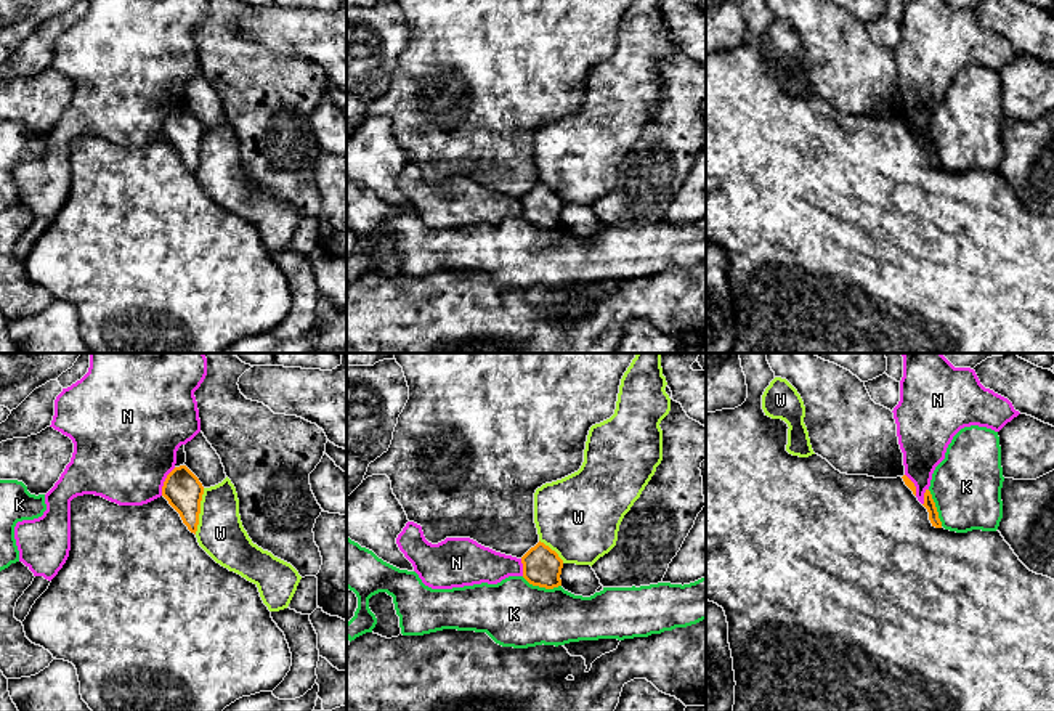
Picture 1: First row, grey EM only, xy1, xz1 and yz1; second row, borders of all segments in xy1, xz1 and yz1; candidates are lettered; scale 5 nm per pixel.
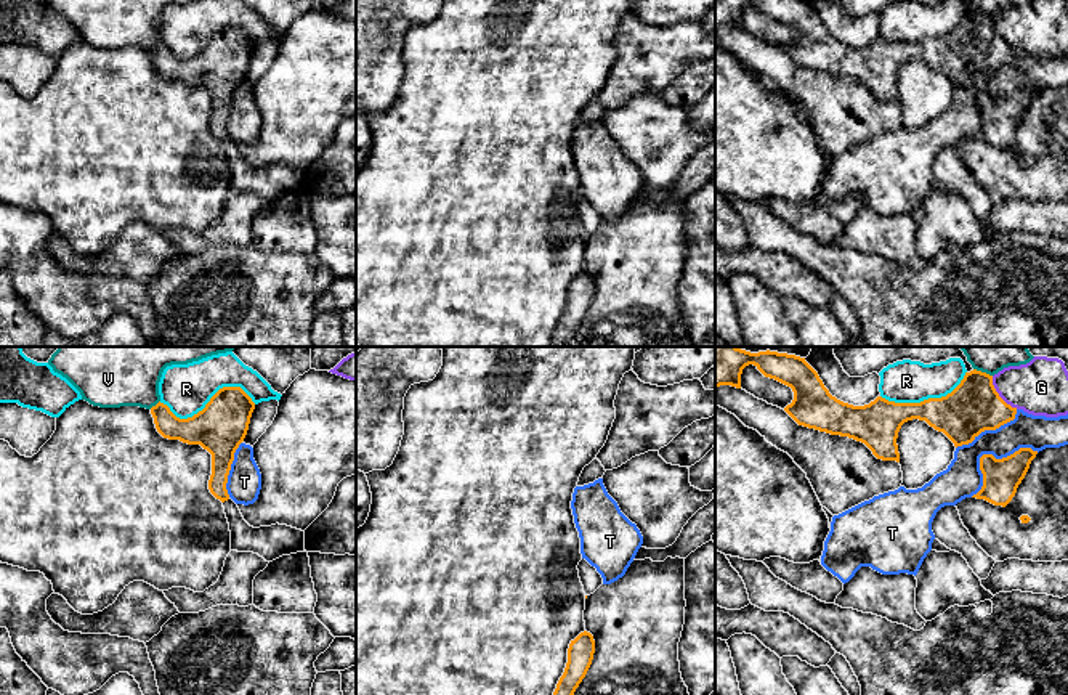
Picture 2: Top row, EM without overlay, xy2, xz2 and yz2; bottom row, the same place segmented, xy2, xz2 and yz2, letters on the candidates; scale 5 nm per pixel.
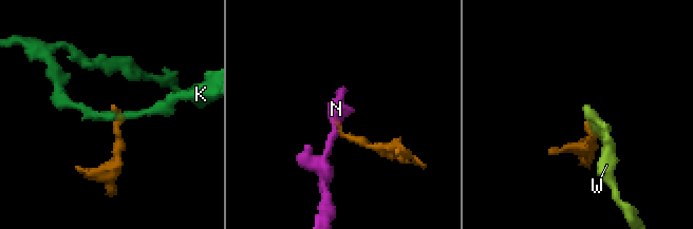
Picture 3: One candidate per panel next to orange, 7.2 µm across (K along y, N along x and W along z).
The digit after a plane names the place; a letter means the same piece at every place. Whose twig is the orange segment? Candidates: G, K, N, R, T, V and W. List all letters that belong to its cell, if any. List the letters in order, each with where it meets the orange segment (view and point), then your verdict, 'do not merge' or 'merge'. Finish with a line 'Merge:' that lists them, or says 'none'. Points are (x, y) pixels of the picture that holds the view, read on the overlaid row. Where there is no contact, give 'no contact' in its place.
G: yz2 (998, 395) | do not merge
K: xz1 (541, 586) | do not merge
N: xy1 (164, 482) | do not merge
R: xy2 (209, 402) | do not merge
T: yz2 (988, 455) | do not merge
V: xy2 (156, 405) | do not merge
W: xy1 (199, 511) | do not merge
Merge: none

